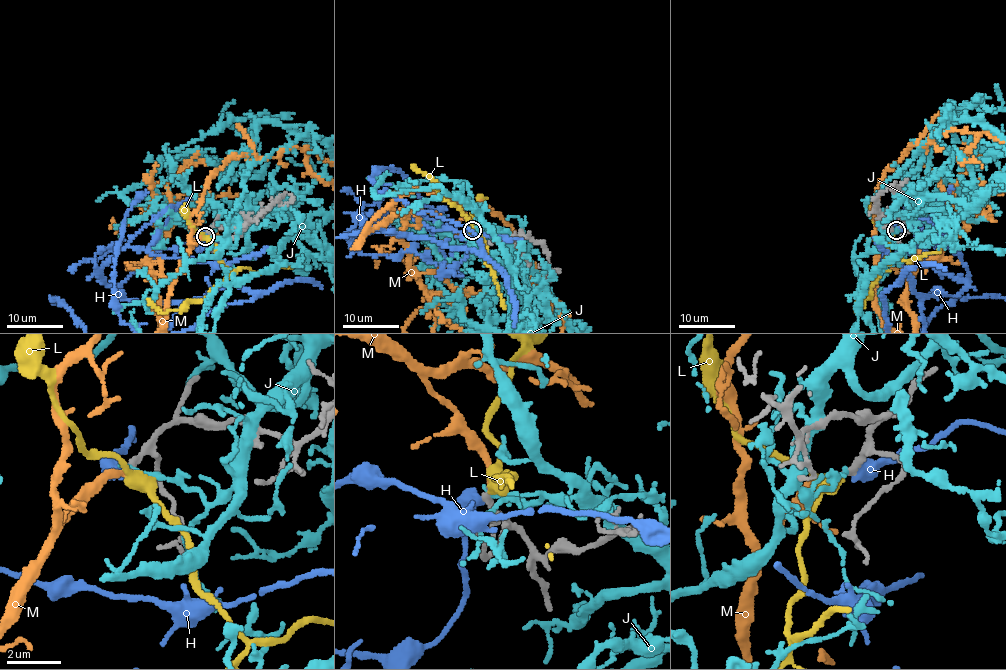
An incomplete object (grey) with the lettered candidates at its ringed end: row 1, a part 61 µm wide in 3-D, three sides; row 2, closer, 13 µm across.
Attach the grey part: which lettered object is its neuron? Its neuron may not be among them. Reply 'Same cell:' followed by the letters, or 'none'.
Same cell: M

